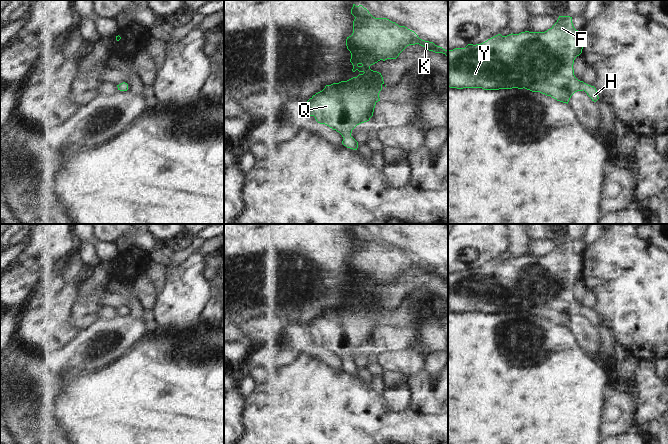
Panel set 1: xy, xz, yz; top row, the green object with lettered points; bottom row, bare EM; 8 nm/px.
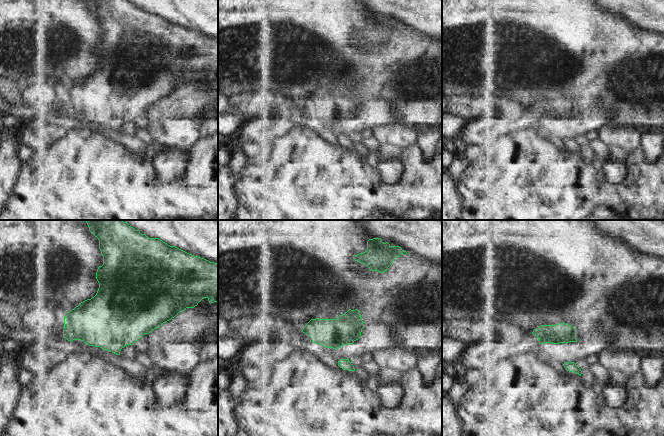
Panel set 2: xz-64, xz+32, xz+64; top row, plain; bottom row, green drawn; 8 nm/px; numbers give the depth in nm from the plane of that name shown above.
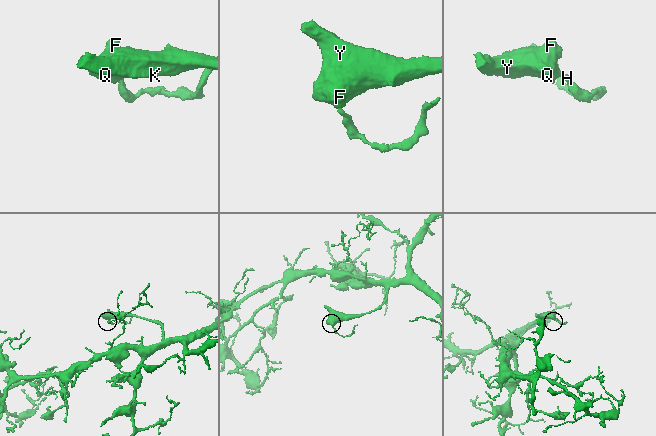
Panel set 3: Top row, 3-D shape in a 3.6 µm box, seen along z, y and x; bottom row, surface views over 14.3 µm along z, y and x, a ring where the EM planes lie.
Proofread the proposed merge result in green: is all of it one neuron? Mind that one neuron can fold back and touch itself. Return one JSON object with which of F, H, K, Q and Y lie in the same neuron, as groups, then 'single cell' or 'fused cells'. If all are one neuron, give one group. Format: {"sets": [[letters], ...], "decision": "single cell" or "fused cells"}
{"sets": [["F", "H", "K", "Q", "Y"]], "decision": "single cell"}

